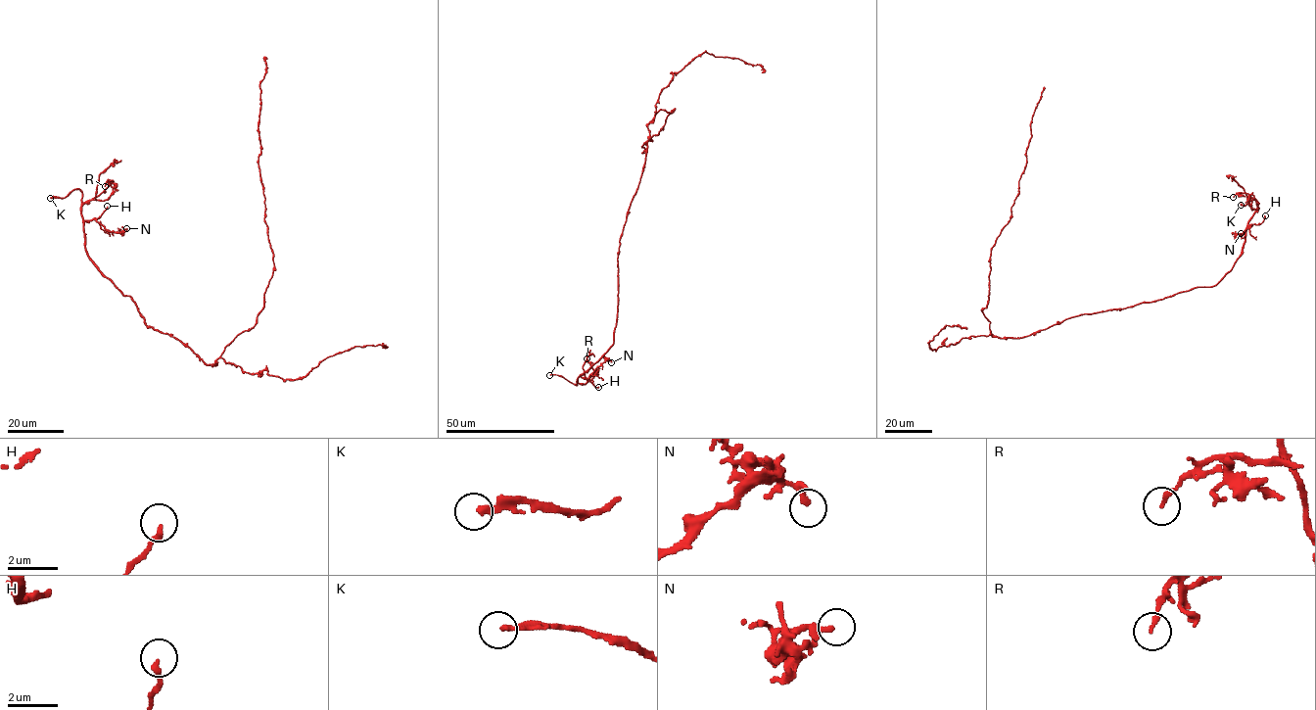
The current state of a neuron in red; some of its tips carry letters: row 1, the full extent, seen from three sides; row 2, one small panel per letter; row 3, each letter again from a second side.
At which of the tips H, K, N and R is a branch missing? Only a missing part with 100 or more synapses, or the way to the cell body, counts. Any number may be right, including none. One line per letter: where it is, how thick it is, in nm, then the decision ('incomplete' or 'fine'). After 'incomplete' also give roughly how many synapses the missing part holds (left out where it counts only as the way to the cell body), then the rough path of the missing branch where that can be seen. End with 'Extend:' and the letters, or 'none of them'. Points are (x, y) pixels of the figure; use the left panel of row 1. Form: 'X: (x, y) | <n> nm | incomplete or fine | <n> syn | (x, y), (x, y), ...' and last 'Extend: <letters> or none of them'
H: (107, 206) | 200 nm | fine
K: (50, 198) | 190 nm | incomplete
N: (126, 228) | 280 nm | fine
R: (105, 186) | 180 nm | fine
Extend: K

